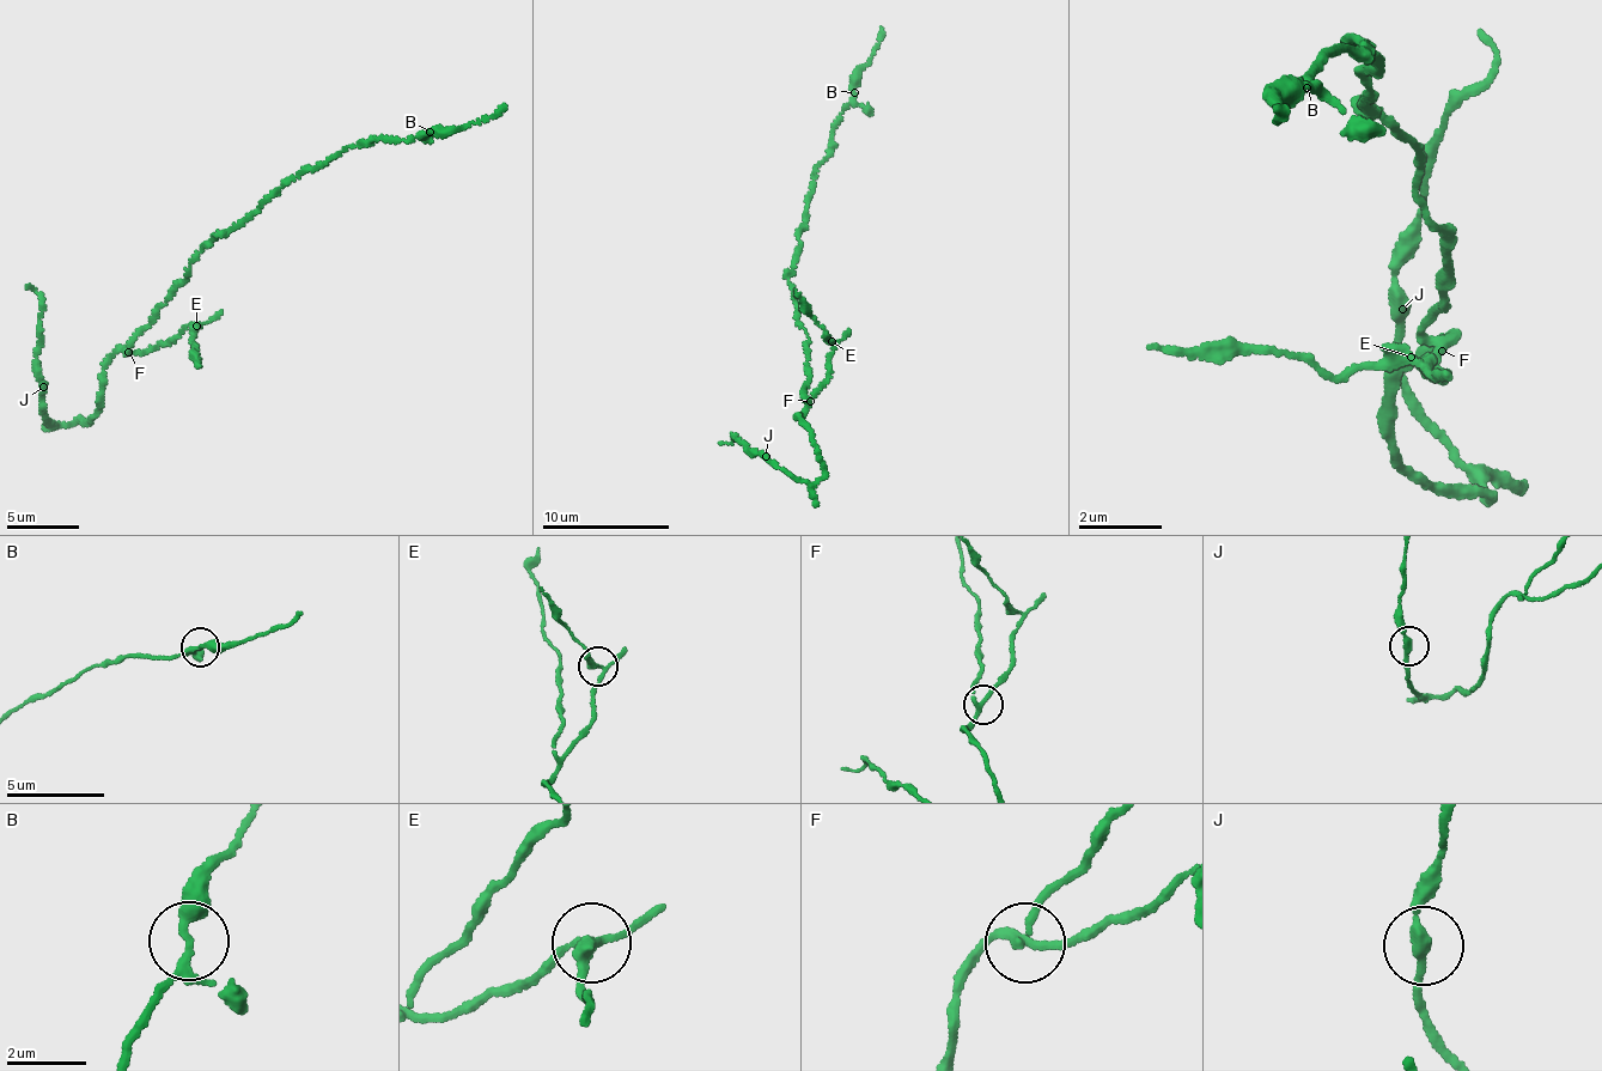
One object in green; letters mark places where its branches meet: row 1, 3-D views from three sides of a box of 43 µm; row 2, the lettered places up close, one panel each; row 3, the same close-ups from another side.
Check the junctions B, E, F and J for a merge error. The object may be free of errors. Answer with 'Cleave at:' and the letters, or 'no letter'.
Cleave at: E

